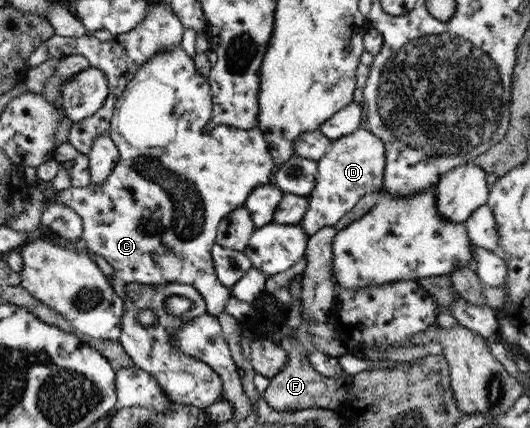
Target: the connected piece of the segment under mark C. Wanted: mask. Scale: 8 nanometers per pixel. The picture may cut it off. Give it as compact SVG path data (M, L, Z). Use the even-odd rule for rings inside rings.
M181 46L178 48L166 48L160 50L158 54L151 57L146 63L140 66L134 77L131 77L128 85L124 88L122 95L118 97L114 104L114 114L111 120L109 134L114 140L114 145L118 150L118 159L115 168L110 176L96 186L88 185L84 188L75 188L70 186L68 189L56 190L56 195L52 199L45 199L44 205L50 202L61 203L74 209L81 217L83 223L83 233L81 239L84 244L90 248L90 251L104 257L114 269L116 277L125 280L125 283L142 283L150 285L158 284L184 284L191 285L202 294L207 305L207 313L217 316L224 312L226 300L230 298L231 289L224 287L216 277L216 270L212 259L212 247L215 245L217 227L234 209L244 206L246 197L250 195L252 189L258 185L271 183L272 171L274 171L274 157L270 155L269 145L266 143L266 137L258 127L252 129L238 129L238 127L220 125L214 126L212 130L206 130L206 123L211 120L213 115L213 103L211 100L211 87L208 80L204 78L194 66L193 57L189 56Z

